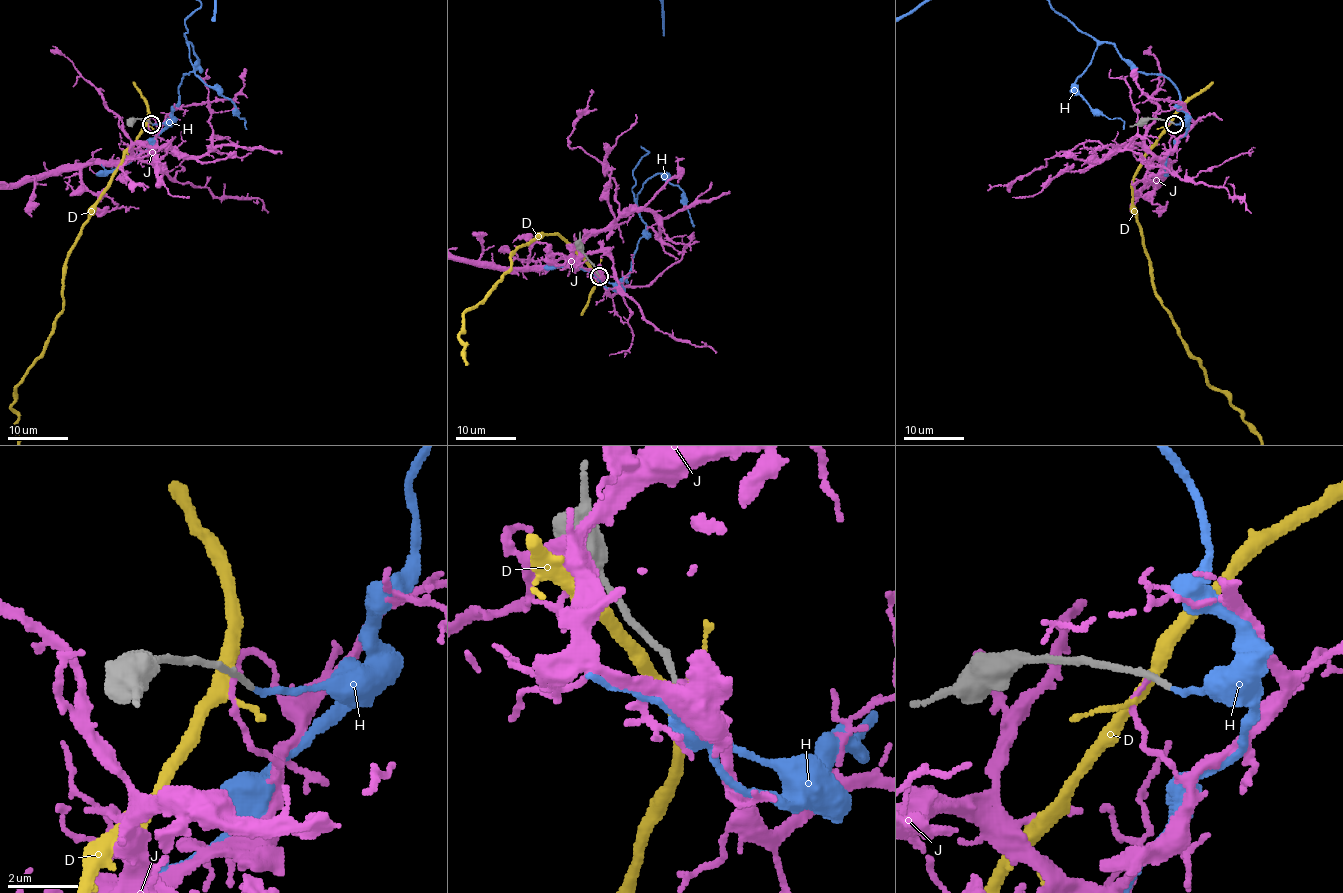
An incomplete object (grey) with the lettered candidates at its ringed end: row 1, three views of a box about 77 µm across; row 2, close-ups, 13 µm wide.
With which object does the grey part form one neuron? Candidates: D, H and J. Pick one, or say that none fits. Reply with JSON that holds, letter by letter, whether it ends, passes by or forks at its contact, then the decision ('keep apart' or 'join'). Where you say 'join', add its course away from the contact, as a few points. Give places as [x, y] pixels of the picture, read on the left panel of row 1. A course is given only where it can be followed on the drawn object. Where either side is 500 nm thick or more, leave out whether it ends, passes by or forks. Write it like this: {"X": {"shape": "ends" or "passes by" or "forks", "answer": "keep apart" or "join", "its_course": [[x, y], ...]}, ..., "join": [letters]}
{"D": {"shape": "forks", "answer": "keep apart"}, "H": {"shape": "ends", "answer": "join"}, "J": {"shape": "ends", "answer": "keep apart"}, "join": ["H"]}

